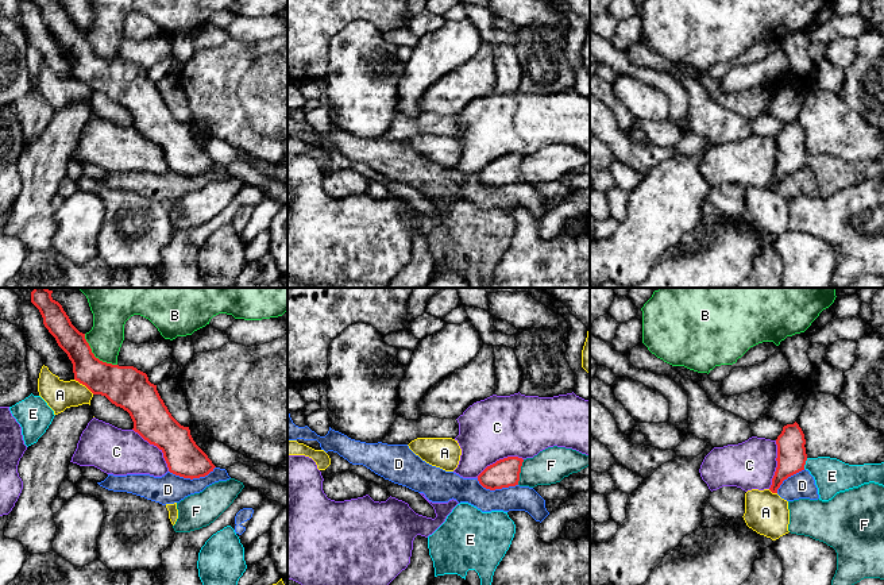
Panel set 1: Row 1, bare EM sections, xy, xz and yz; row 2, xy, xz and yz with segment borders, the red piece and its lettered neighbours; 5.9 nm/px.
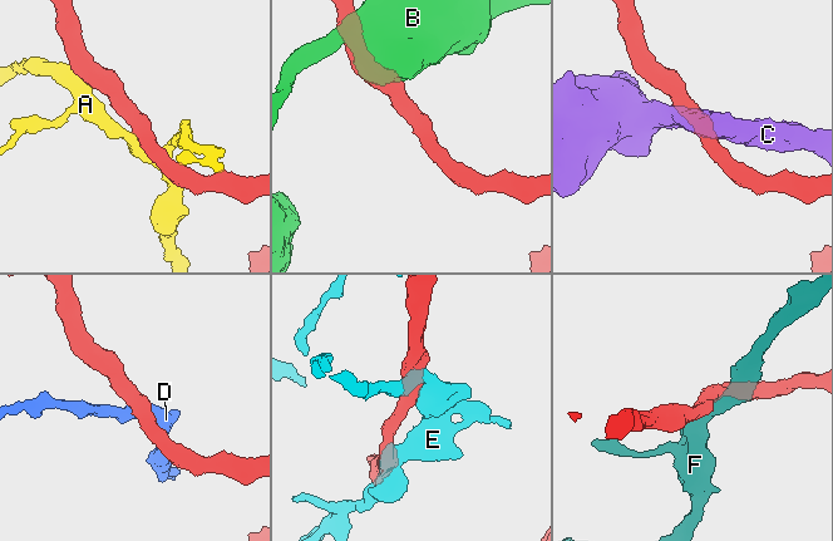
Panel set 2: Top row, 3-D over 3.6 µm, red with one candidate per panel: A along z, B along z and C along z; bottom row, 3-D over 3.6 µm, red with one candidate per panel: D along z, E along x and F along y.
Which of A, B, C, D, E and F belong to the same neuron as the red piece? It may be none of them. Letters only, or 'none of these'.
none of these

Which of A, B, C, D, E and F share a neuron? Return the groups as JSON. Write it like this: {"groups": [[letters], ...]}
{"groups": [["A"], ["B"], ["C"], ["D"], ["E"], ["F"]]}

